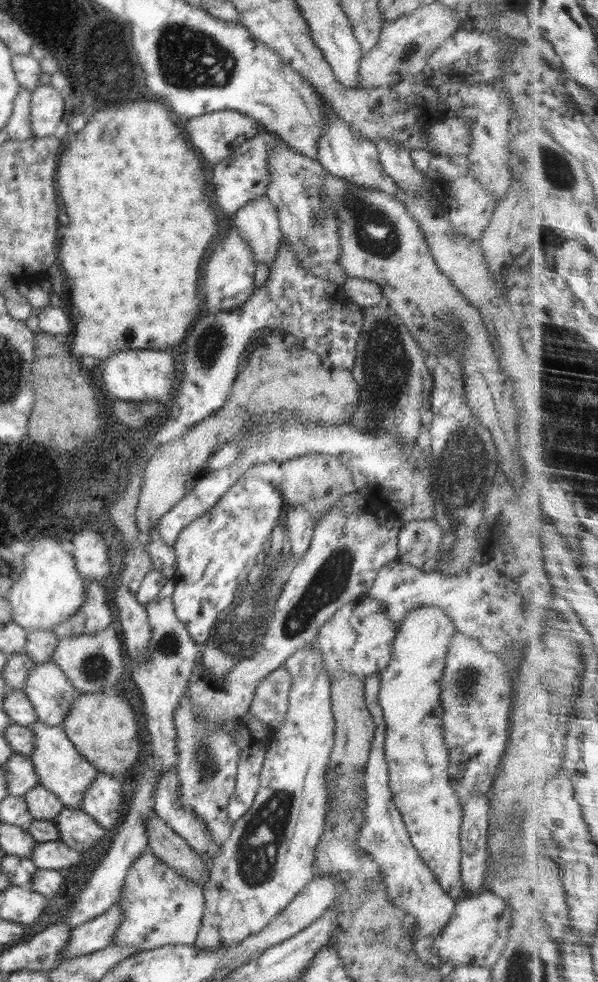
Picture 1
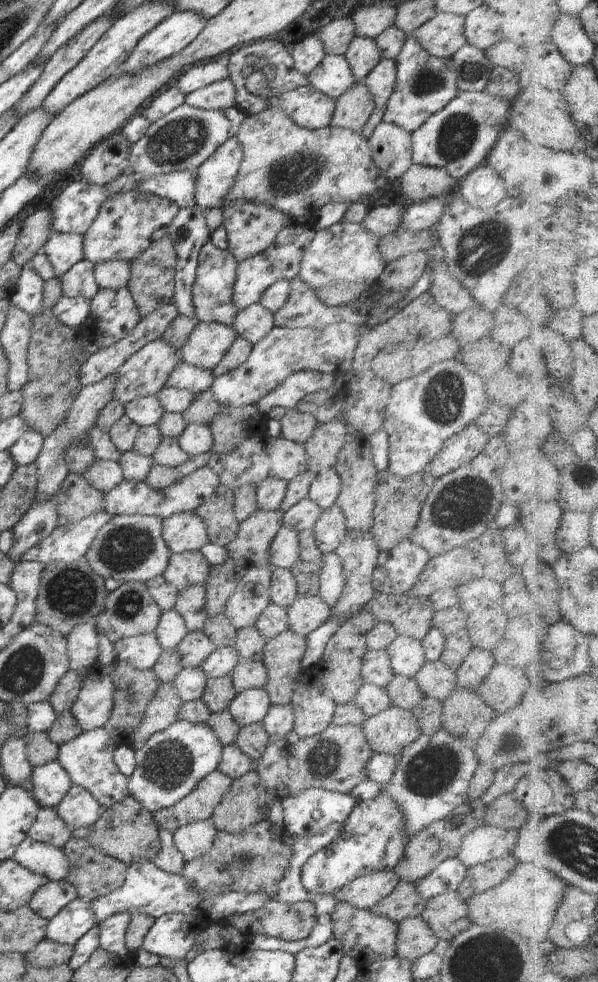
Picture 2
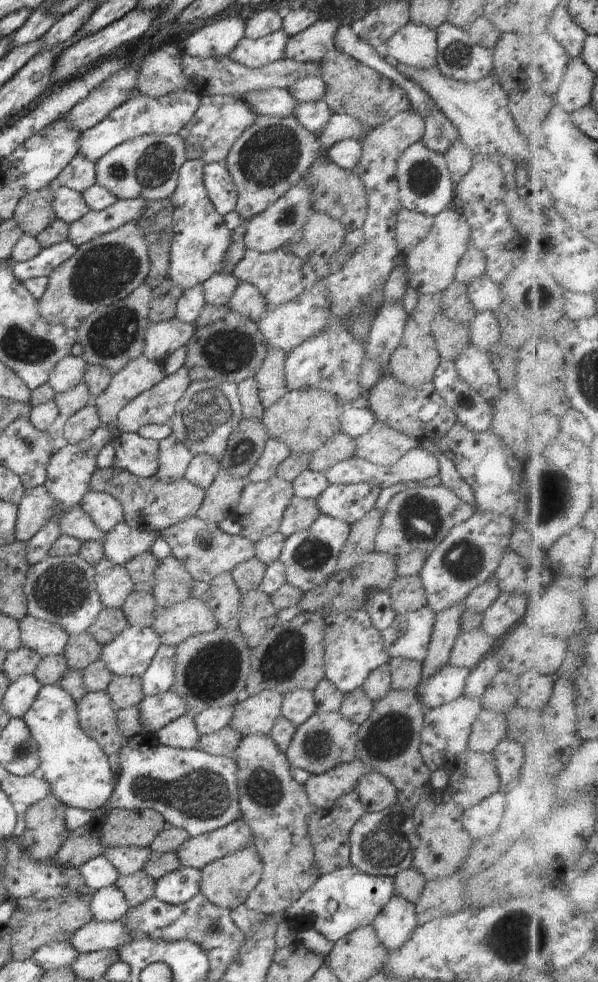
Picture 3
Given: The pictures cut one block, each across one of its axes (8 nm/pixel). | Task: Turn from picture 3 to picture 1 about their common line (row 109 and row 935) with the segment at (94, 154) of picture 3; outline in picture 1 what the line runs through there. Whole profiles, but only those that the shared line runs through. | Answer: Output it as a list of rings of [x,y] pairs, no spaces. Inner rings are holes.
[[[149,851],[140,854],[126,876],[120,892],[124,922],[116,930],[112,945],[134,945],[145,951],[162,945],[194,945],[204,916],[202,885],[180,876],[176,870]]]

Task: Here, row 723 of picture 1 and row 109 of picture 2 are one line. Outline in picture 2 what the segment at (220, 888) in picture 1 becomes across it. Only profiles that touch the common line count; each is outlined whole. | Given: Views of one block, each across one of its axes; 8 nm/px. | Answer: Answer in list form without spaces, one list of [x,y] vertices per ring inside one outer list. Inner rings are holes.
[[[312,85],[277,93],[284,114],[302,128],[316,130],[331,124],[335,99],[318,92]]]

